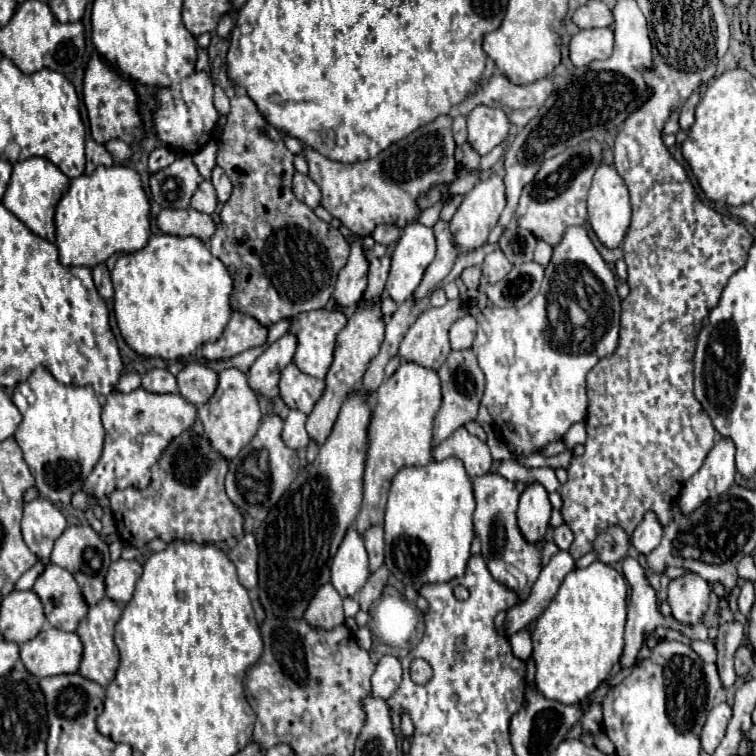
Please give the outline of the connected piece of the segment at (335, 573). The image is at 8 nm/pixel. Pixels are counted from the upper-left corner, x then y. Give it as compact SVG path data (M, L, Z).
M352 525L332 563L332 585L342 597L354 597L370 575L362 533Z

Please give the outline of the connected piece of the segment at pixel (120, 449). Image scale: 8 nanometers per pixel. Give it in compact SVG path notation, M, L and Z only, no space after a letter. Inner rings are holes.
M142 387L122 393L112 391L102 407L102 423L106 441L102 457L84 481L84 491L102 499L110 497L116 489L146 489L150 485L150 469L162 457L166 447L182 431L188 431L196 421L196 407L182 399L178 393L156 395Z

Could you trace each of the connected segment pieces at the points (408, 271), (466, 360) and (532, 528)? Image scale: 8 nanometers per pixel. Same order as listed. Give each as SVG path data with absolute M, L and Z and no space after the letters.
M410 223L404 227L396 249L392 251L392 267L386 283L388 295L400 305L410 299L422 281L426 267L436 253L436 237L432 227Z
M470 349L464 351L452 351L448 355L448 359L444 361L444 365L438 369L440 381L442 381L442 407L434 417L434 435L432 435L432 447L438 447L444 439L448 439L458 427L462 427L464 423L476 419L478 415L478 407L480 407L480 399L484 395L484 373L478 367L476 355Z
M530 483L520 495L518 525L528 541L540 541L546 535L552 505L548 493L540 483Z

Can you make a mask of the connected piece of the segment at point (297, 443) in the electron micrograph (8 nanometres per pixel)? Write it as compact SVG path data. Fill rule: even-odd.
M290 411L290 415L284 421L282 441L290 449L306 449L308 447L308 433L304 429L306 415L302 411Z

